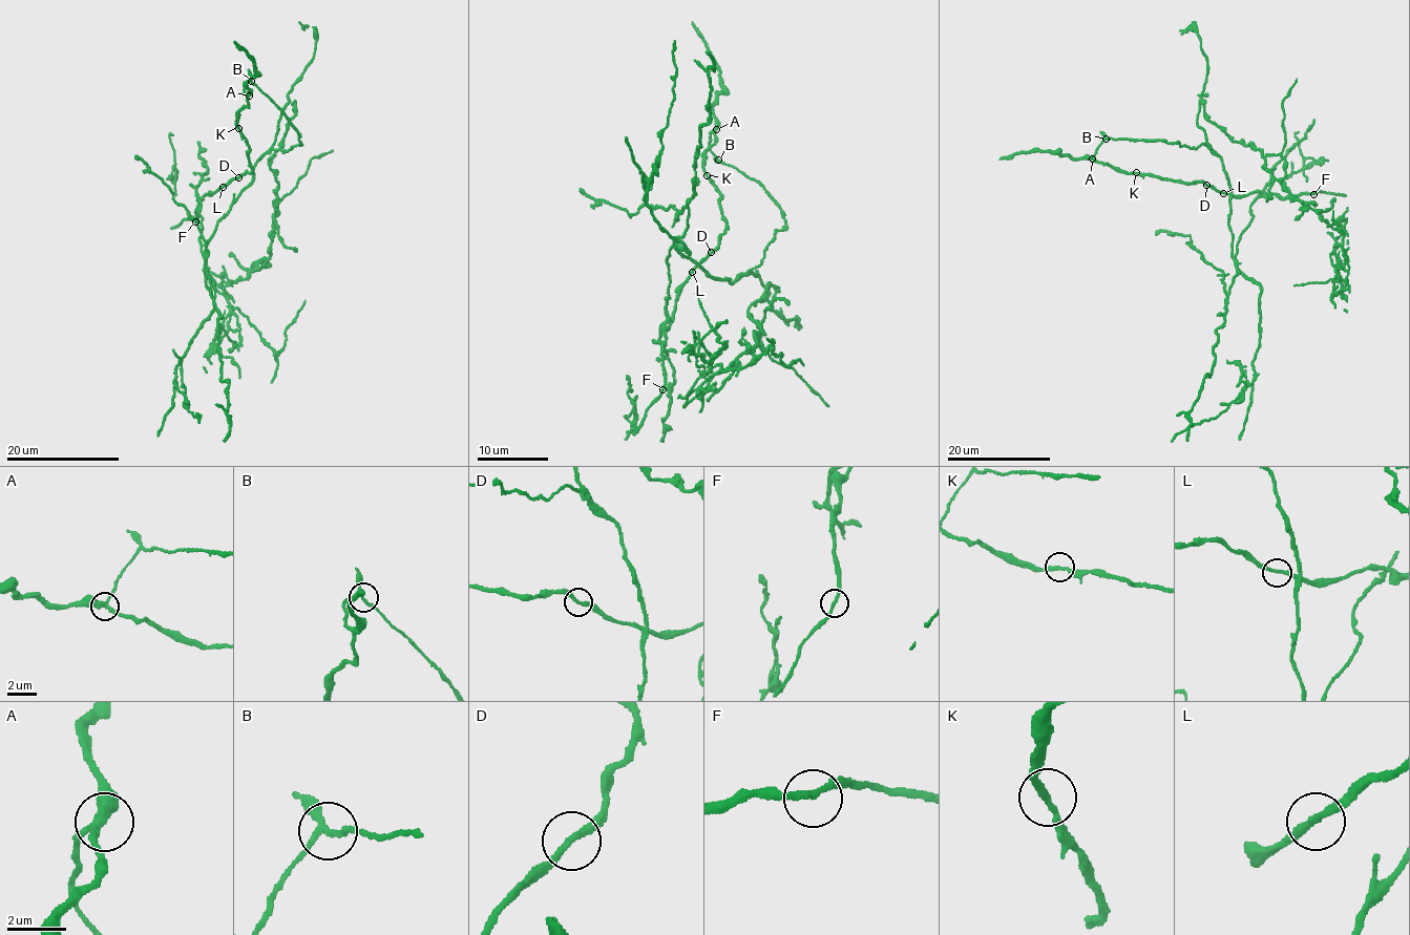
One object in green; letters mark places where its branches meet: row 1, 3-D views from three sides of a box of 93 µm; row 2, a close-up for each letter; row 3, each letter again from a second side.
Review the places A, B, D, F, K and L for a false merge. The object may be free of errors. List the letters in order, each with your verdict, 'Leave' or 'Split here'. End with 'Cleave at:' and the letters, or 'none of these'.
A: Leave
B: Split here
D: Leave
F: Leave
K: Leave
L: Leave
Cleave at: B

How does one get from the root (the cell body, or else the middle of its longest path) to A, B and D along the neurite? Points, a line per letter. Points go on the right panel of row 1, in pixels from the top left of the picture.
A: (1197, 118), (1204, 131), (1205, 145), (1191, 148), (1178, 142), (1109, 139), (1103, 140), (1092, 158)
B: (1197, 118), (1206, 144), (1196, 147), (1178, 142), (1107, 139)
D: (1197, 118), (1227, 178), (1234, 256), (1239, 236), (1251, 218), (1250, 205), (1259, 194), (1235, 195), (1206, 185)

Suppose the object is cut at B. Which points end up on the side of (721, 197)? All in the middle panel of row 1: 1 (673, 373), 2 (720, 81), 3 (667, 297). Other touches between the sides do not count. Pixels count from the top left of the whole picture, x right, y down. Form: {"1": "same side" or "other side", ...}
{"1": "other side", "2": "same side", "3": "other side"}

